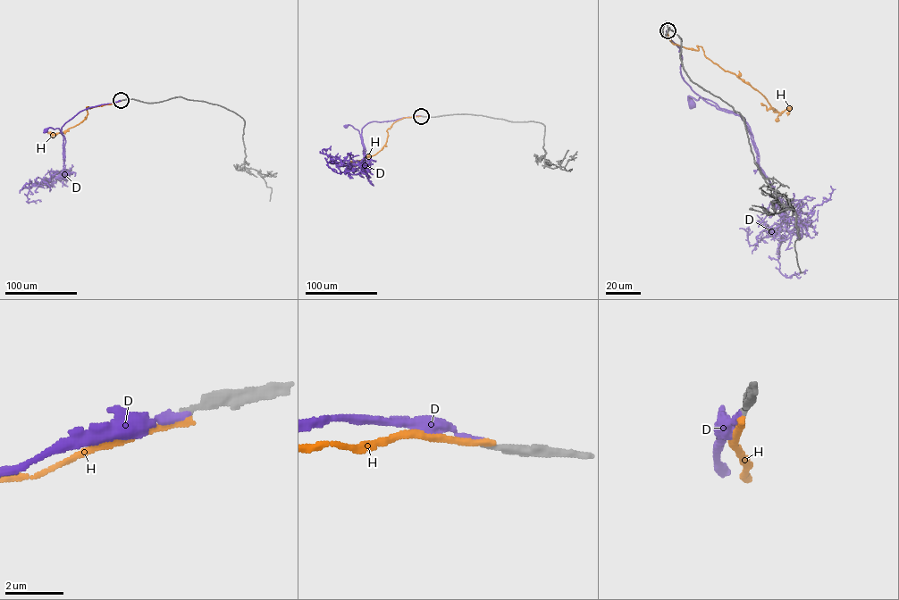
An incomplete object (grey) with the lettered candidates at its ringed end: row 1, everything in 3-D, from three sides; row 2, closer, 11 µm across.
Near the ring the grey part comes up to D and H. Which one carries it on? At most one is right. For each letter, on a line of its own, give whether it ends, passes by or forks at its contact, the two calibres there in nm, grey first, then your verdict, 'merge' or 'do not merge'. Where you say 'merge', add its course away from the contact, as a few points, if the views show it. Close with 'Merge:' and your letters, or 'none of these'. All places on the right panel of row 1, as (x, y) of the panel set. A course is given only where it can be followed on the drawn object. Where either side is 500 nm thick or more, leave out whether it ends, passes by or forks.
D: it ends | 240/280 nm | merge | via (667, 30), (679, 48), (684, 81), (707, 102), (744, 120), (708, 99), (689, 96), (693, 104)
H: it ends | 240/240 nm | do not merge
Merge: D

